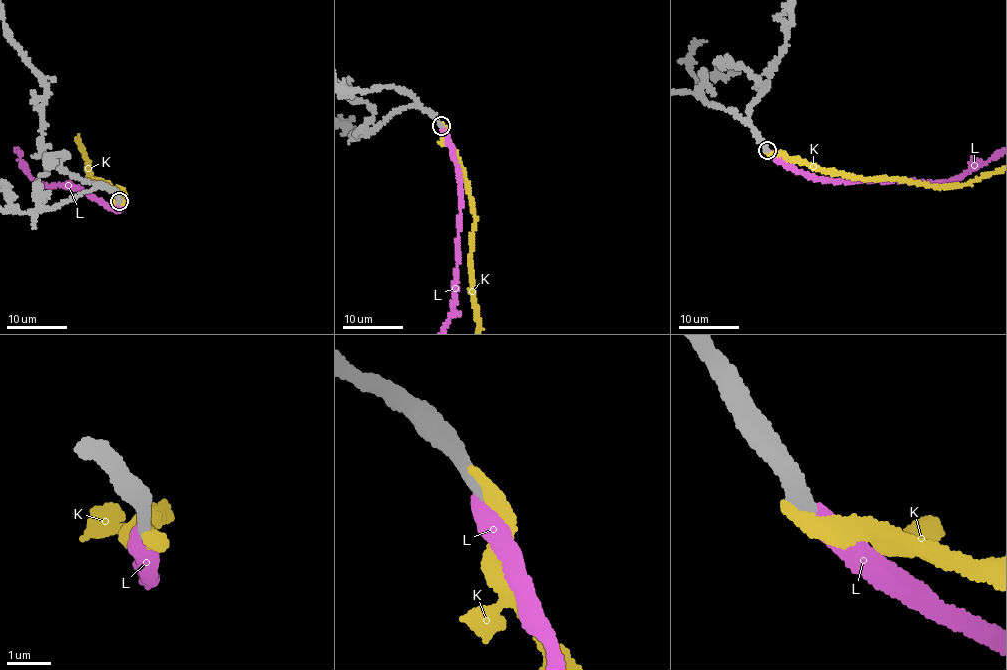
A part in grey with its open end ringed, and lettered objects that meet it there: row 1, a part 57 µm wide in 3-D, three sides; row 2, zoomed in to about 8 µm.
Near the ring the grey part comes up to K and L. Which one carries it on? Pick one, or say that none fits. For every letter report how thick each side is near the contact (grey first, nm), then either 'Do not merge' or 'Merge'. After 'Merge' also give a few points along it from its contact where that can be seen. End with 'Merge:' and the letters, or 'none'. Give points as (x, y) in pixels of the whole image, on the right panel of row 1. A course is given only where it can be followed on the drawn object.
K: Thickness 360 nm (grey) against 440 nm. Do not merge
L: Thickness 320 nm (grey) against 440 nm. Merge
Merge: L

